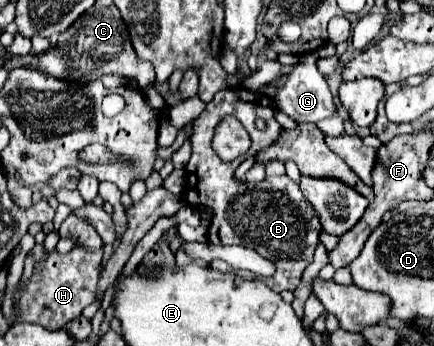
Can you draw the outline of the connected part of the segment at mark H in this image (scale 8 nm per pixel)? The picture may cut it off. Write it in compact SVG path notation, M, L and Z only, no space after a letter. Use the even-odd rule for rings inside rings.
M34 246L34 258L42 260L46 258L46 266L42 274L32 276L32 282L26 286L26 290L16 292L16 300L20 300L22 316L16 314L16 322L22 318L24 322L36 322L48 330L64 328L68 322L80 316L82 308L92 304L96 300L96 286L100 276L100 262L102 262L102 250L88 252L80 246L74 246L68 254L52 252L50 256L44 254L44 246Z

